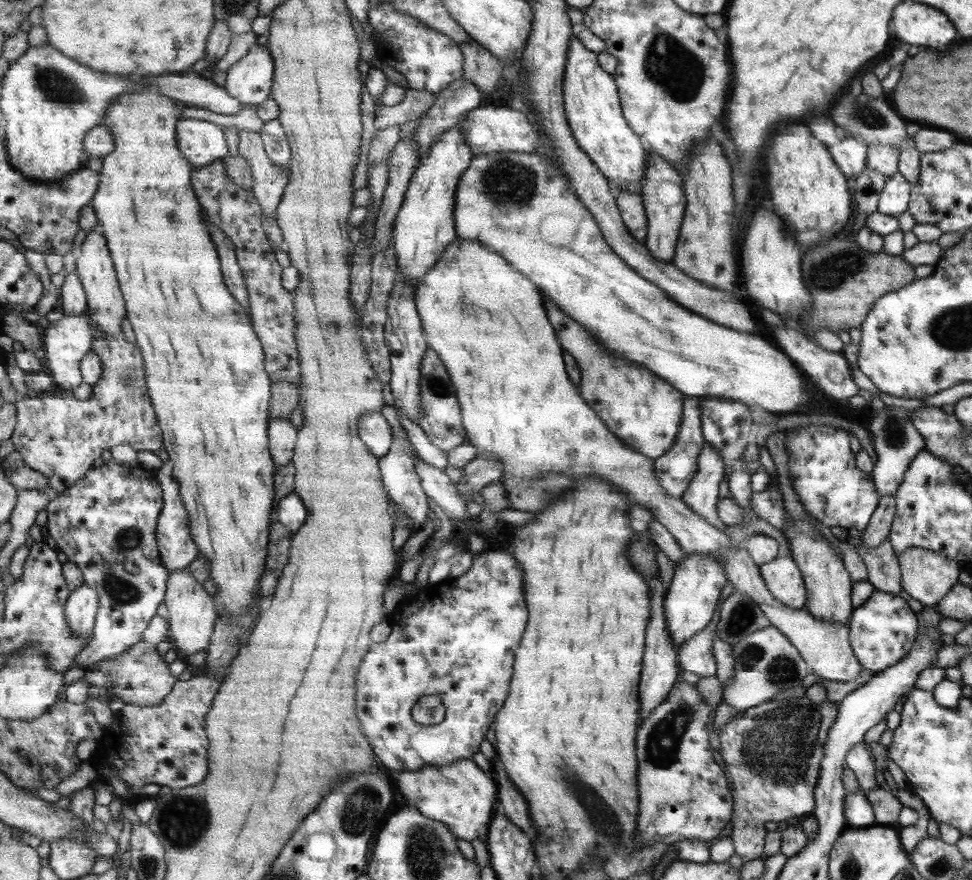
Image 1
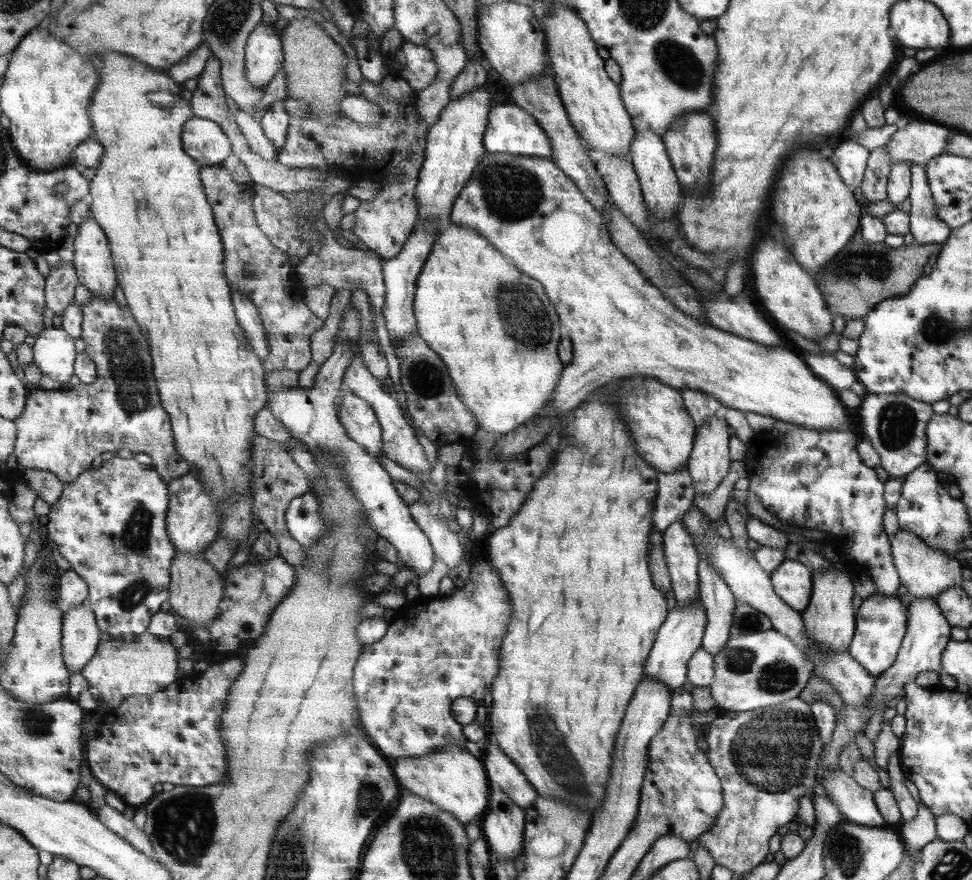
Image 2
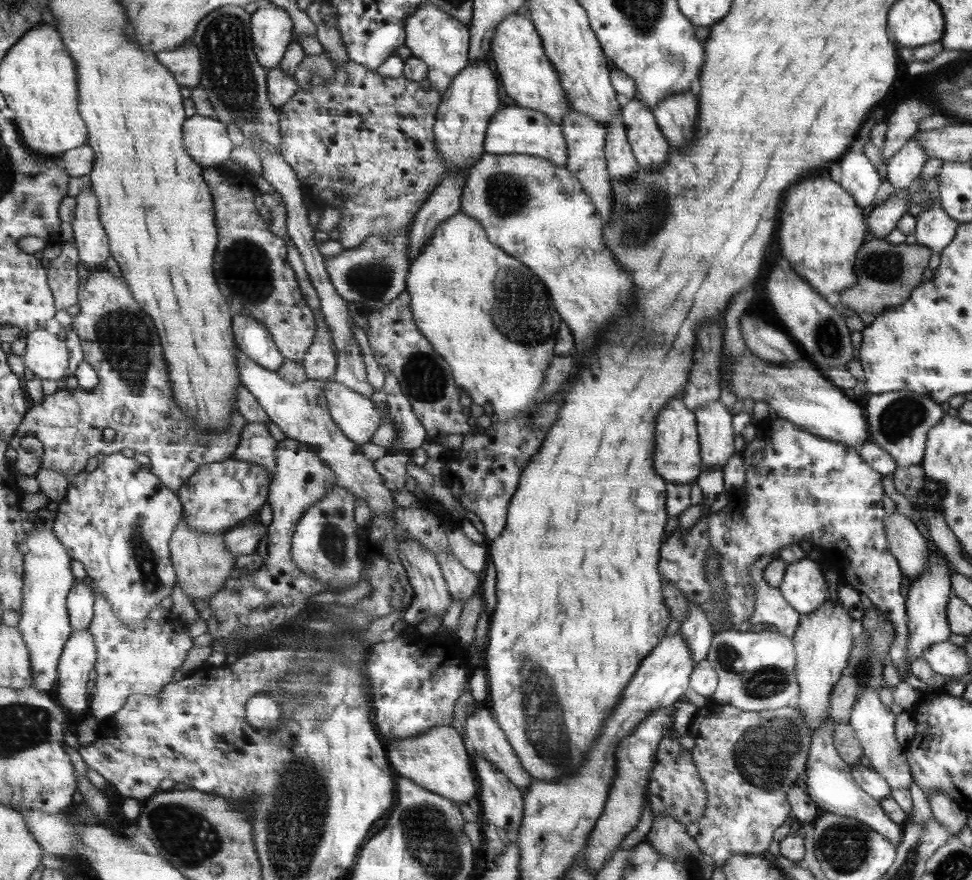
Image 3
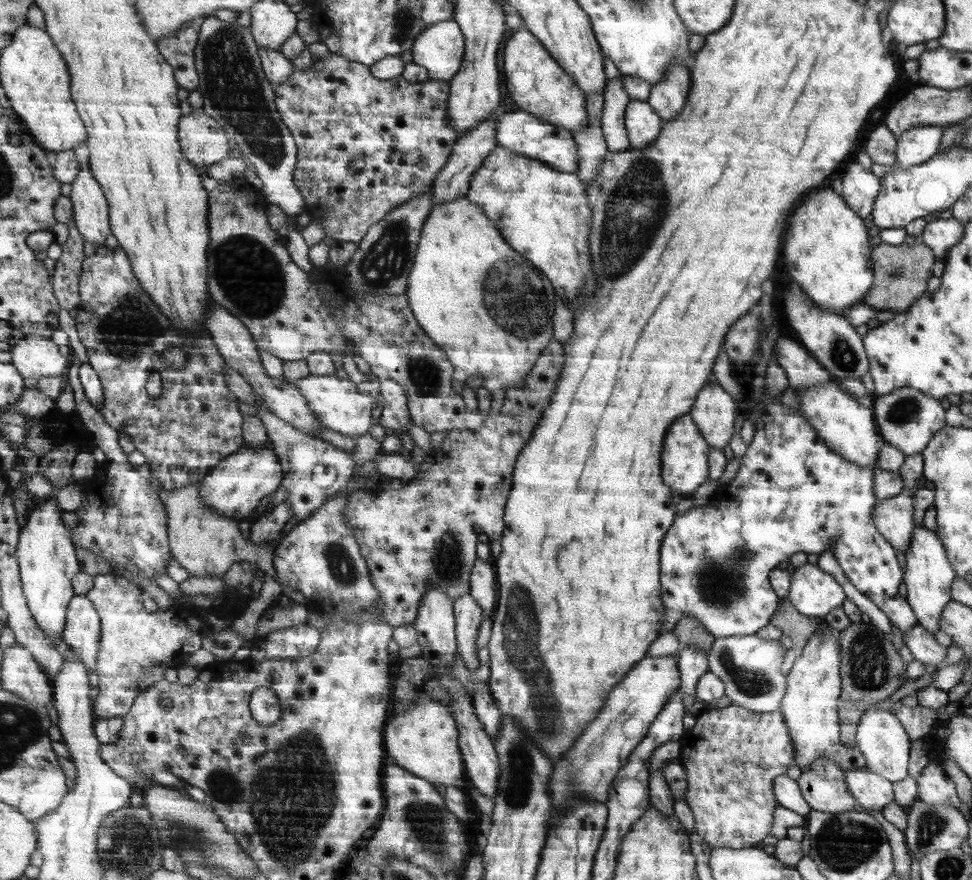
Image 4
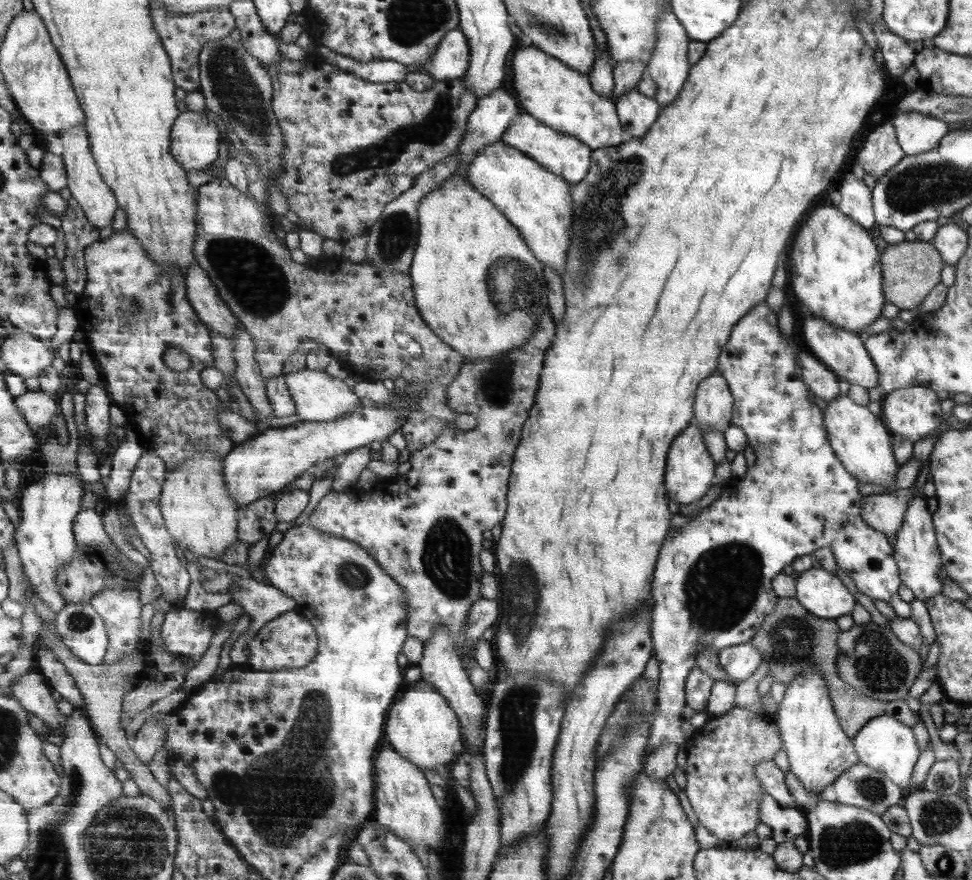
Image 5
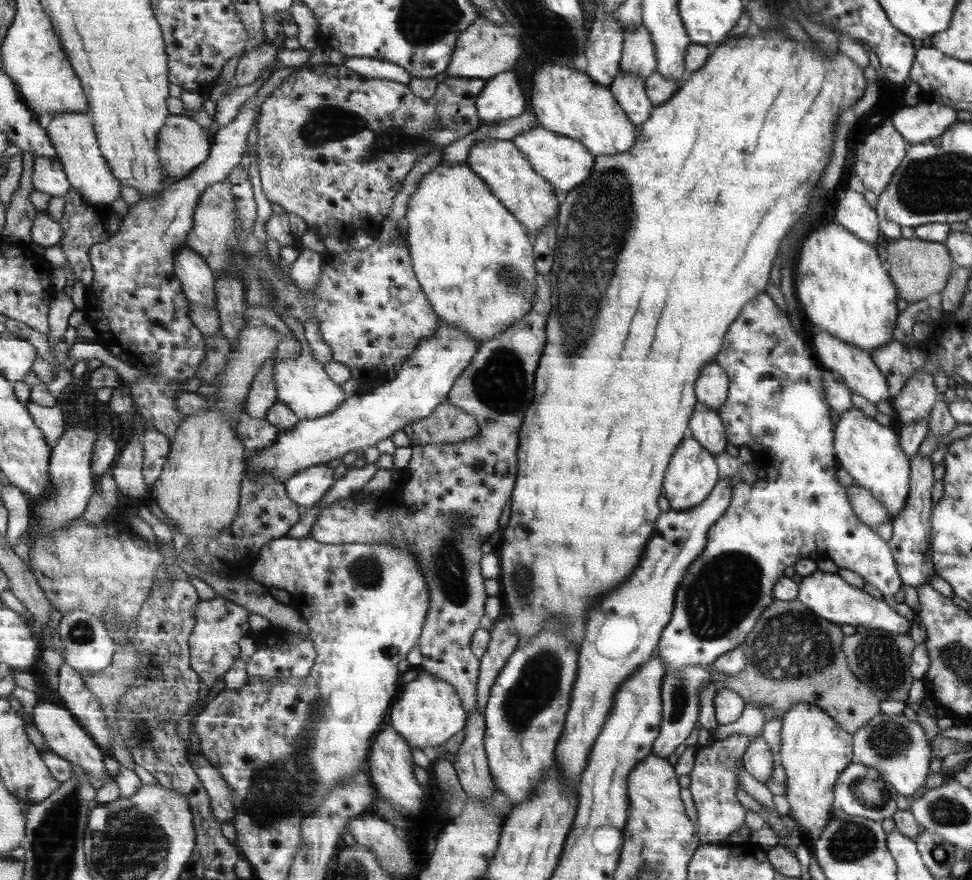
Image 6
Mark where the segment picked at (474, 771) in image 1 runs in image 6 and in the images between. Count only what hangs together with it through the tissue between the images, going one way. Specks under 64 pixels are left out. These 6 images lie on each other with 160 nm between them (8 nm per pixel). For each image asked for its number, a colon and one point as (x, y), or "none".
2: (456, 781)
3: (438, 760)
4: (425, 740)
5: (423, 727)
6: (429, 712)

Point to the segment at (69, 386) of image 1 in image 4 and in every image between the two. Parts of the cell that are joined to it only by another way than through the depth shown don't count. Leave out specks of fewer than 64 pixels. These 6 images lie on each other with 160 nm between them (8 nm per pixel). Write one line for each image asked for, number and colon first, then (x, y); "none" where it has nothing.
2: (55, 351)
3: (46, 356)
4: (35, 356)

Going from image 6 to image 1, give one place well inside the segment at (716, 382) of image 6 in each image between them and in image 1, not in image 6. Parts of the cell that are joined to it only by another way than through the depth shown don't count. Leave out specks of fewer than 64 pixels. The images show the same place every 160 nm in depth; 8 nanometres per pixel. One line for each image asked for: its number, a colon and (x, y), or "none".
1: (701, 495)
2: (707, 465)
3: (713, 423)
4: (713, 413)
5: (712, 409)

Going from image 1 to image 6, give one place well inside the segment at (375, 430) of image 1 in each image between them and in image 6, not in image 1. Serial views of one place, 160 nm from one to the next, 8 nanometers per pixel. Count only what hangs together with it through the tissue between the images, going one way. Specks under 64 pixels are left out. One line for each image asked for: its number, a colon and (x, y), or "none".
2: (359, 418)
3: (357, 415)
4: (336, 402)
5: (319, 397)
6: (304, 385)

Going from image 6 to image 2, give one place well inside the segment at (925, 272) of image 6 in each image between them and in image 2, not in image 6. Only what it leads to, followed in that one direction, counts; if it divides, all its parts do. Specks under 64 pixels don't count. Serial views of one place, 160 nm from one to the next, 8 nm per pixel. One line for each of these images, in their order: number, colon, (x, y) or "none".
2: (862, 274)
3: (886, 274)
4: (899, 272)
5: (911, 268)

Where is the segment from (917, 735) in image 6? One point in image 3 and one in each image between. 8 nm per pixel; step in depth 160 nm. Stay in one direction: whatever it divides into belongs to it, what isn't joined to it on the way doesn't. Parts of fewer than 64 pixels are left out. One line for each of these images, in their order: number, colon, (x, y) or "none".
3: (873, 724)
4: (880, 738)
5: (884, 744)

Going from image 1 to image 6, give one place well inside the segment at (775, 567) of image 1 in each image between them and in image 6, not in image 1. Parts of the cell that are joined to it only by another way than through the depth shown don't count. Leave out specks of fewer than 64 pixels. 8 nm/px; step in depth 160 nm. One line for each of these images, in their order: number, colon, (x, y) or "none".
2: (792, 582)
3: (802, 586)
4: (813, 593)
5: (821, 593)
6: (829, 597)

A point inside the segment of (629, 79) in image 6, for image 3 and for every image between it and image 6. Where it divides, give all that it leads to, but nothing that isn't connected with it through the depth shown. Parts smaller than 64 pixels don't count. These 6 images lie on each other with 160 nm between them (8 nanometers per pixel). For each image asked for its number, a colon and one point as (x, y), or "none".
3: (648, 144)
4: (643, 126)
5: (636, 112)

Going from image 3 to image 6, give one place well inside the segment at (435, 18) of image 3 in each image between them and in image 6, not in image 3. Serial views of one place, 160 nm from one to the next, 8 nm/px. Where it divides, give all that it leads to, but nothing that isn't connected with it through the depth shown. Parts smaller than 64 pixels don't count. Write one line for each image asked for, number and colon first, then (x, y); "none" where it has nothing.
4: (440, 48)
5: (451, 59)
6: (483, 51)

